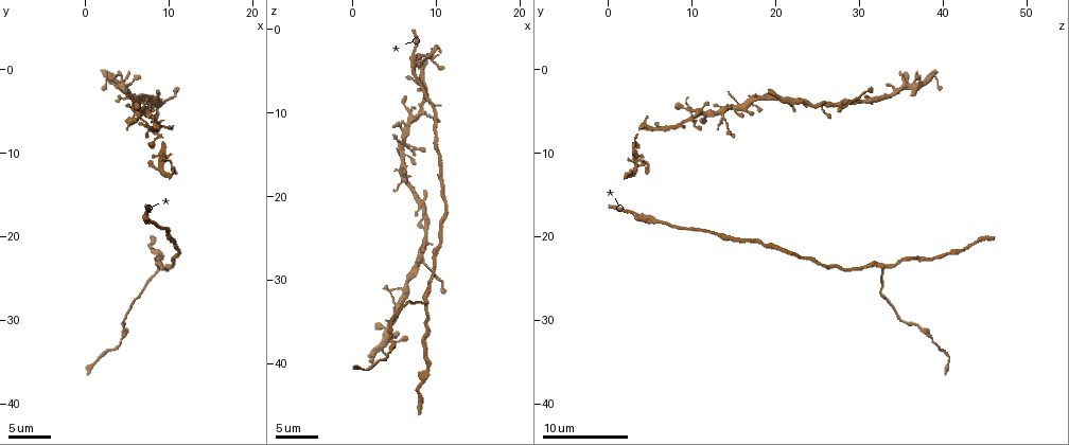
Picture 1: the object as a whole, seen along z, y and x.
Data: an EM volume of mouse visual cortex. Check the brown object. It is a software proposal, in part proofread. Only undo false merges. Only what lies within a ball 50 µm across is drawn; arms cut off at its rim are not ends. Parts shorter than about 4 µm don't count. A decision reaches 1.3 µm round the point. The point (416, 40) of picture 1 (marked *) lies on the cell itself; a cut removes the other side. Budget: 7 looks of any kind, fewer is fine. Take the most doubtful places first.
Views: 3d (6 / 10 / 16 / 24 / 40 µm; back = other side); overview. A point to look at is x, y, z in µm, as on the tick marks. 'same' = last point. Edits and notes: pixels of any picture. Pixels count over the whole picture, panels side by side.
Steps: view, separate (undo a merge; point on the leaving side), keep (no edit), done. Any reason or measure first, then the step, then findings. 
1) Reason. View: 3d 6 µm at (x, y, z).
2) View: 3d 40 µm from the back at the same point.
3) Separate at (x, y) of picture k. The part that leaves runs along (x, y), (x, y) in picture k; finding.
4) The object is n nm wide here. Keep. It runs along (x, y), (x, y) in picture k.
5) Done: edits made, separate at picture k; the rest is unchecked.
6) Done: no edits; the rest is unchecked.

Four arms meet. View: 3d 6 µm at (6.2, 5.4, 13.4).

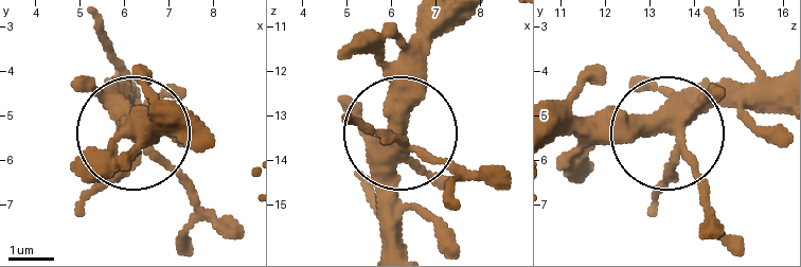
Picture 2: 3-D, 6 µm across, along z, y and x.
View: 3d 6 µm from the back at (6.20, 5.50, 13.55).

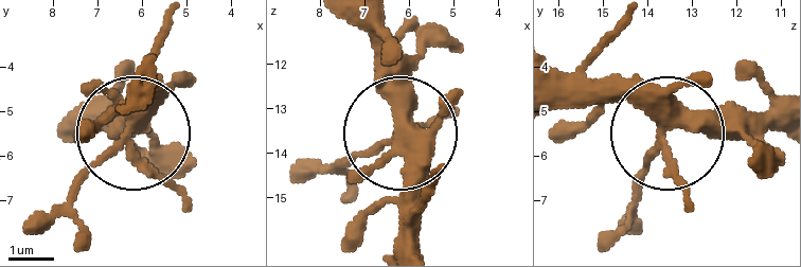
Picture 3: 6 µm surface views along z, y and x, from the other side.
4 arms meet here. Keep. Continuous, no second cell.

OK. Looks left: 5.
Small branch off a trunk. View: 3d 10 µm at (8.2, 4.8, 27.6).

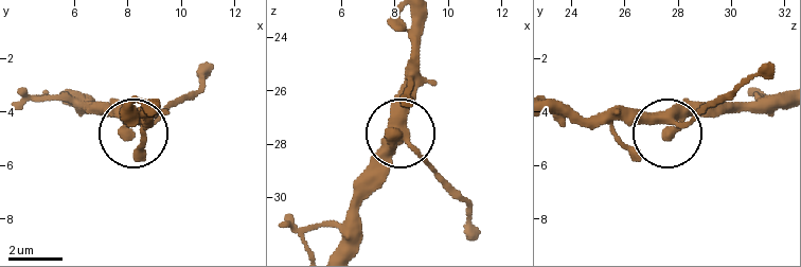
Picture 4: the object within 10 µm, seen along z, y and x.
View: 3d 10 µm from the back at (8.2, 4.7, 27.7).

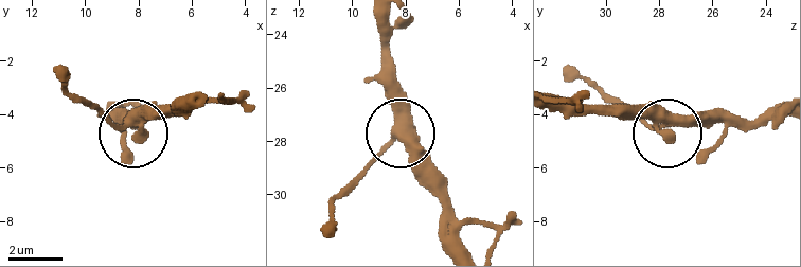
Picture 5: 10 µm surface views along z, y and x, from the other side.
3 arms meet here. Keep. It runs along (390, 19), (384, 87), (399, 135), (351, 188) in picture 5; one cell here.

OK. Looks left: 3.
Branch point. View: 3d 10 µm at (8.6, 23.8, 32.8).

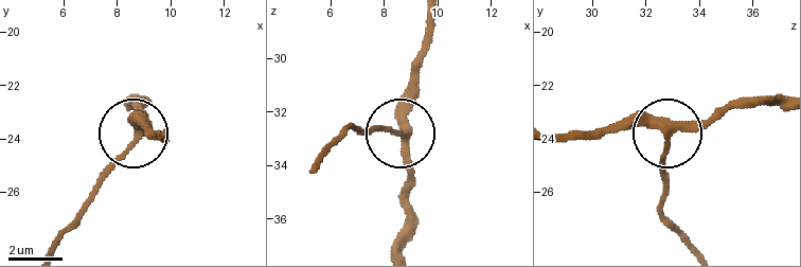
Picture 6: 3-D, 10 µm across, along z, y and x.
3 arms meet here. Keep. It runs along (427, 19), (420, 88), (404, 128), (406, 195) in picture 6; one cell here.

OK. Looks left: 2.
View: 3d 10 µm at (6.2, 3.6, 18.0).

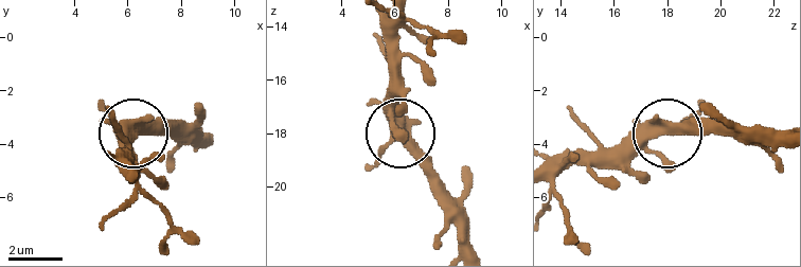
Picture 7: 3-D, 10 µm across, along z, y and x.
4 arms meet here. Keep. It runs along (552, 166), (621, 160), (669, 132), (742, 132) in picture 7; continuous, no second cell.

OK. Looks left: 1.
Done: no edits; the rest is unchecked.

